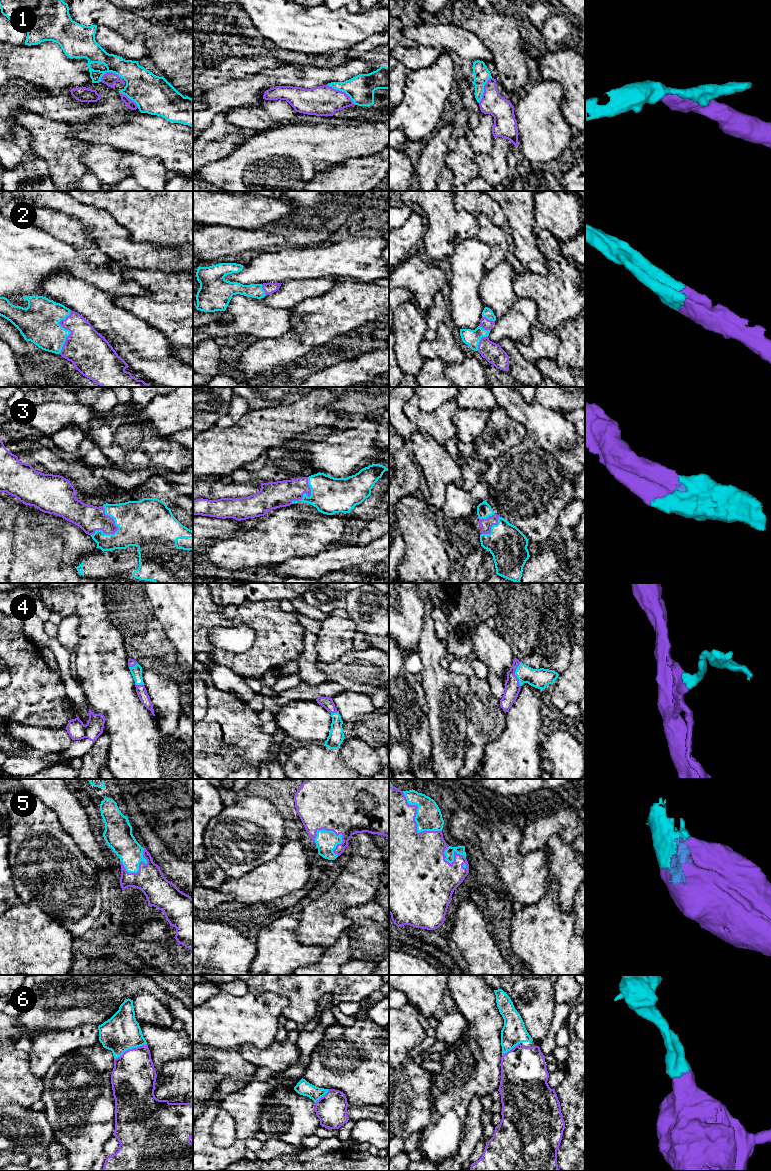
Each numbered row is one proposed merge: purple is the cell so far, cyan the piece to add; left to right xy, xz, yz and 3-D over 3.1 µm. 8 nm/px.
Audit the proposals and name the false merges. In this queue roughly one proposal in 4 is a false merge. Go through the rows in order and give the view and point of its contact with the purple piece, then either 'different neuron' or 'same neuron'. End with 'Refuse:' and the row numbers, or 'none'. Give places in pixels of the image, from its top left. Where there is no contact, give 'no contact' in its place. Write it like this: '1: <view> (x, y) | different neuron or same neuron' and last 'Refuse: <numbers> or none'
1: xz (341, 91) | different neuron
2: xy (68, 329) | same neuron
3: xy (116, 530) | same neuron
4: yz (514, 674) | different neuron
5: yz (414, 820) | same neuron
6: xy (130, 1049) | same neuron
Refuse: 1, 4

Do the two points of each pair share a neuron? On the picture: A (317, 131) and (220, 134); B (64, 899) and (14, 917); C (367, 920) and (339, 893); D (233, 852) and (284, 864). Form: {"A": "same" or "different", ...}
{"A": "different", "B": "different", "C": "different", "D": "different"}

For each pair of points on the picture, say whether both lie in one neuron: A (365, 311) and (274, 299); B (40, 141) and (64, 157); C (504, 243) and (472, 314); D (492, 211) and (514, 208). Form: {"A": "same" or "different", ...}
{"A": "different", "B": "same", "C": "different", "D": "different"}

